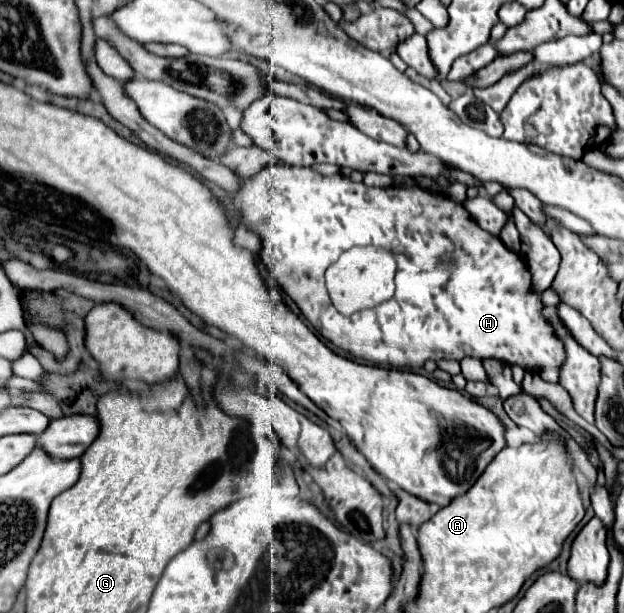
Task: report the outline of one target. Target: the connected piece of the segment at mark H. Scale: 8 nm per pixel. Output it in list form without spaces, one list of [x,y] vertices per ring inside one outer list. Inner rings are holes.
[[[271,164],[265,170],[261,170],[257,176],[251,178],[243,178],[241,188],[235,194],[229,194],[231,198],[235,198],[235,210],[239,216],[239,222],[253,228],[255,232],[261,234],[263,238],[263,250],[261,250],[261,258],[265,262],[265,266],[269,268],[269,272],[277,278],[279,286],[297,302],[297,306],[301,308],[303,316],[317,328],[319,334],[323,334],[325,338],[329,338],[335,346],[339,346],[341,350],[349,350],[352,358],[360,363],[377,364],[377,366],[421,366],[425,360],[439,360],[439,358],[455,358],[461,360],[463,356],[475,356],[475,358],[497,358],[503,360],[507,364],[519,364],[525,370],[533,370],[537,372],[543,380],[547,382],[557,382],[559,376],[559,366],[565,360],[565,352],[563,352],[563,344],[561,340],[553,334],[553,328],[541,318],[541,298],[539,292],[531,294],[531,274],[525,266],[525,262],[519,258],[519,254],[511,252],[501,240],[499,236],[493,236],[485,230],[481,230],[469,216],[467,210],[461,204],[455,204],[453,200],[449,200],[443,194],[431,194],[427,190],[421,190],[419,186],[415,188],[399,188],[399,186],[389,186],[389,188],[367,188],[361,182],[355,184],[349,178],[335,174],[335,176],[319,176],[317,172],[309,170],[309,168],[295,168],[295,166],[279,166],[279,164]],[[365,246],[373,246],[373,248],[386,249],[393,252],[395,260],[397,260],[397,276],[395,276],[395,284],[397,284],[397,294],[399,300],[395,300],[395,296],[391,300],[387,300],[385,304],[379,304],[379,308],[369,308],[369,310],[361,310],[355,312],[353,316],[343,316],[337,312],[337,308],[333,308],[327,288],[325,288],[325,270],[345,252],[351,248],[365,248]]]

